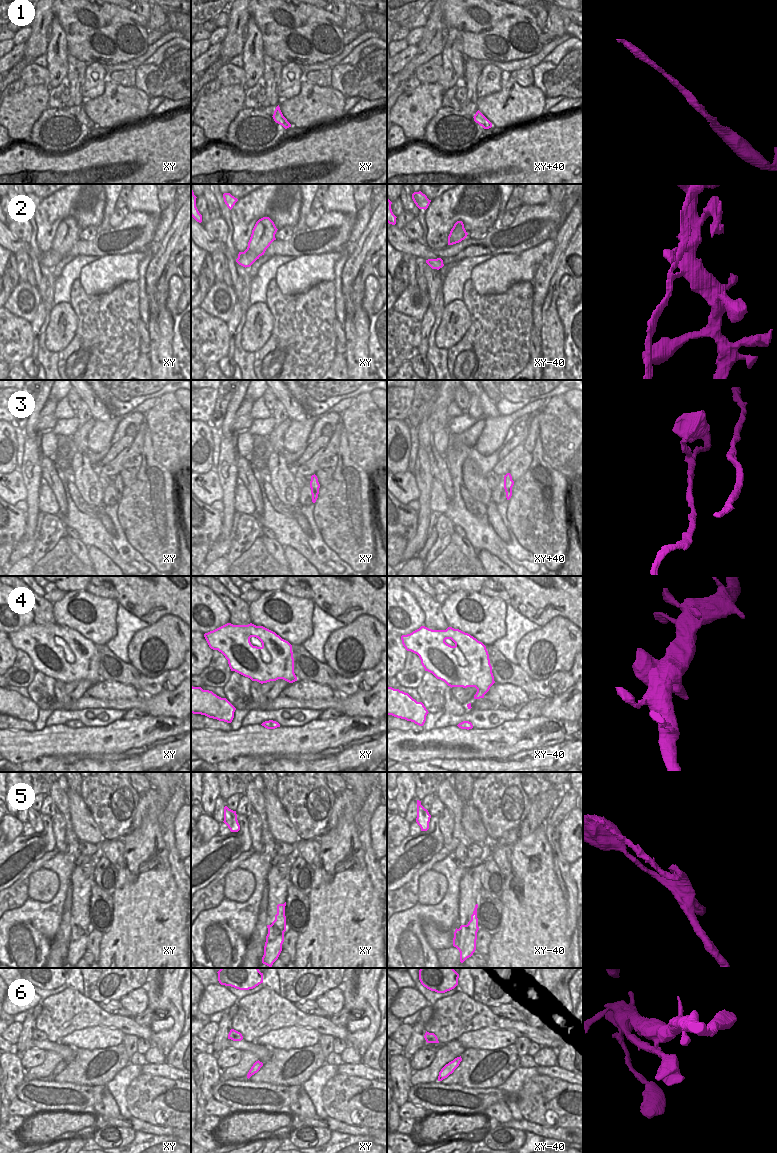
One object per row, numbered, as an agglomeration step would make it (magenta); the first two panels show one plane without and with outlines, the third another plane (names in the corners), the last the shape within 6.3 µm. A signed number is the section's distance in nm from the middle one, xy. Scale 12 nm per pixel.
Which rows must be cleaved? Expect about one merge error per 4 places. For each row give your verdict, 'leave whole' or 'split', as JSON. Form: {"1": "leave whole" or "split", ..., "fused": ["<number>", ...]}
{"1": "leave whole", "2": "split", "3": "split", "4": "leave whole", "5": "split", "6": "leave whole", "fused": ["2", "3", "5"]}

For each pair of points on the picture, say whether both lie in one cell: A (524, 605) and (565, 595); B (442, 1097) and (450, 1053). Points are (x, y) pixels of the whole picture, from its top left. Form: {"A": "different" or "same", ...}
{"A": "same", "B": "different"}

